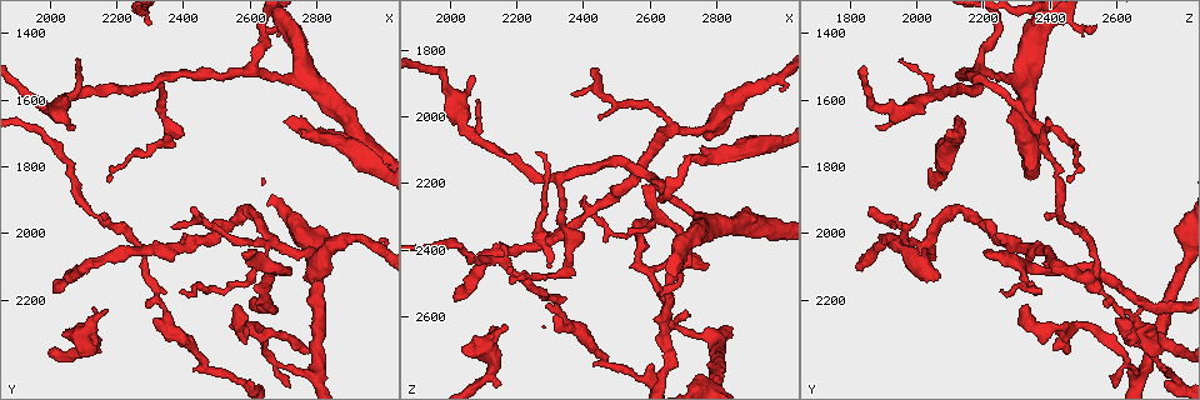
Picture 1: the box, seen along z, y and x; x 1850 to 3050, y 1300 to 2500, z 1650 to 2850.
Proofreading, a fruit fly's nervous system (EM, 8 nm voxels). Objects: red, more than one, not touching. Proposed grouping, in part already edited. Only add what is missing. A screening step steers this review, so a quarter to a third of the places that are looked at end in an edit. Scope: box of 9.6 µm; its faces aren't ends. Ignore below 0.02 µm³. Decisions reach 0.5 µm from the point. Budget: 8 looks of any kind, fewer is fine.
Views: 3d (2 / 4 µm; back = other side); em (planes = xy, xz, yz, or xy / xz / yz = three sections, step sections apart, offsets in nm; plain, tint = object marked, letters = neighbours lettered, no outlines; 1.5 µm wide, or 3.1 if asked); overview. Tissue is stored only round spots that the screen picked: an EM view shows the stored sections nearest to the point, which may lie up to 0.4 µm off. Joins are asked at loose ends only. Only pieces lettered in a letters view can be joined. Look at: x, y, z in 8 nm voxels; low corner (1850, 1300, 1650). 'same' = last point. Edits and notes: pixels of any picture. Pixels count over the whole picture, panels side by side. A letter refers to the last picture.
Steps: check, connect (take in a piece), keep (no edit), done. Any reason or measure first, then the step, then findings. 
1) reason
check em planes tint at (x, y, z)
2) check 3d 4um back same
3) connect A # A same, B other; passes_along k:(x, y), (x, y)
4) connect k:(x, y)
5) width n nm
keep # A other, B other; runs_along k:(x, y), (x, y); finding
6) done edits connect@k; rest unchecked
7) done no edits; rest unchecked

tapers out
check 3d 2um back at (2390, 2170, 2260)

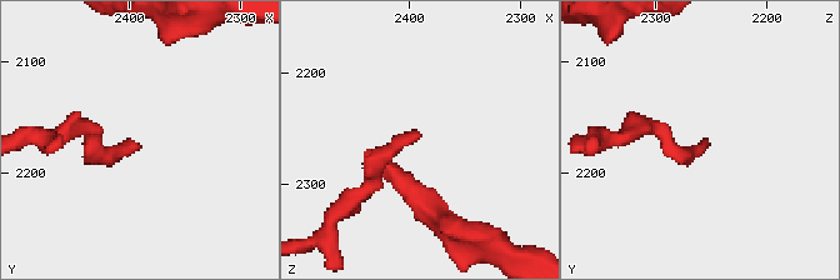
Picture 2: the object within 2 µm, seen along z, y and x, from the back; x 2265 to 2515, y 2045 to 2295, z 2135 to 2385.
check em xy step 8 letters at (2392, 2172, 2252)

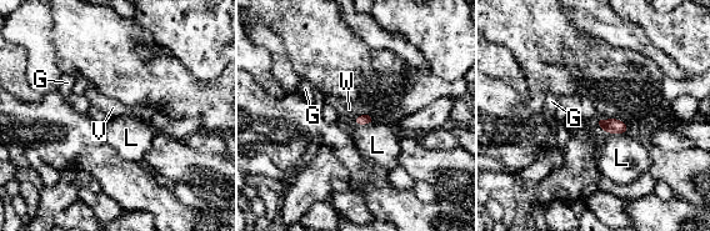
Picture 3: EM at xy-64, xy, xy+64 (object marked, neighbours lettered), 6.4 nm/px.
keep # G other, L other, V other, W other; border 3:(366, 113), (354, 119); no lettered piece goes on from it

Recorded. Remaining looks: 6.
long arm stops here
check 3d 4um at (2010, 2180, 2550)

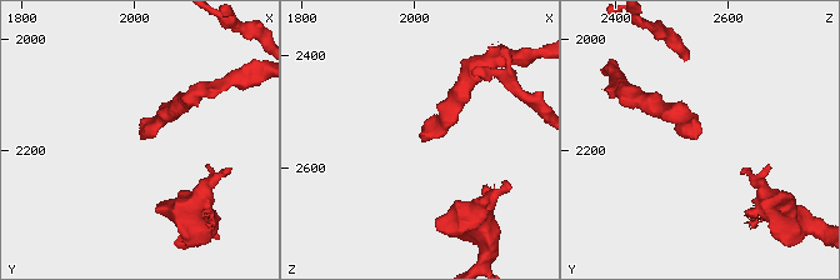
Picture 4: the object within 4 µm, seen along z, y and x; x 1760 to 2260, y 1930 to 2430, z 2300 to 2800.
check em planes letters at (2015, 2180, 2550)

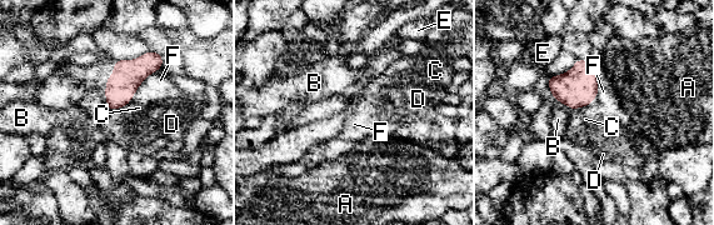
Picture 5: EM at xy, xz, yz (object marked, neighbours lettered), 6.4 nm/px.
keep # A other, B other, C other, D other, E other, F other; border 5:(161, 66), (153, 71), (134, 94); none of them fits

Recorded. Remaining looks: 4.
thin end
check em xz step 4 letters at (2630, 1380, 2540)

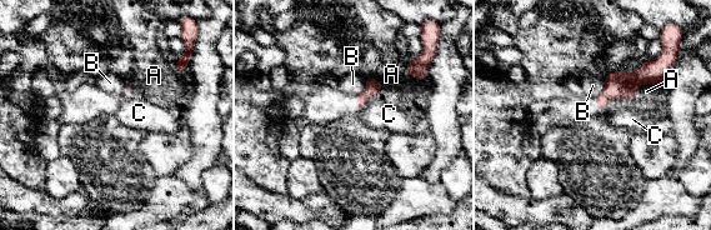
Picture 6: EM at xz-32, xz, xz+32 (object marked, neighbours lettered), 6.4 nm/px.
another direction
check em planes letters same

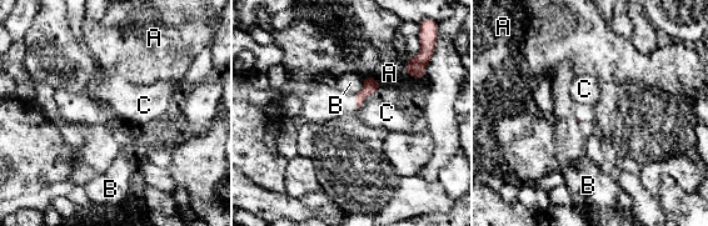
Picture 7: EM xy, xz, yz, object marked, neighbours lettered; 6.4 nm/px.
keep # A other, B other, C other; border 7:(364, 100), (358, 109); none of them fits

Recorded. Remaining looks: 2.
done no edits; rest unchecked

